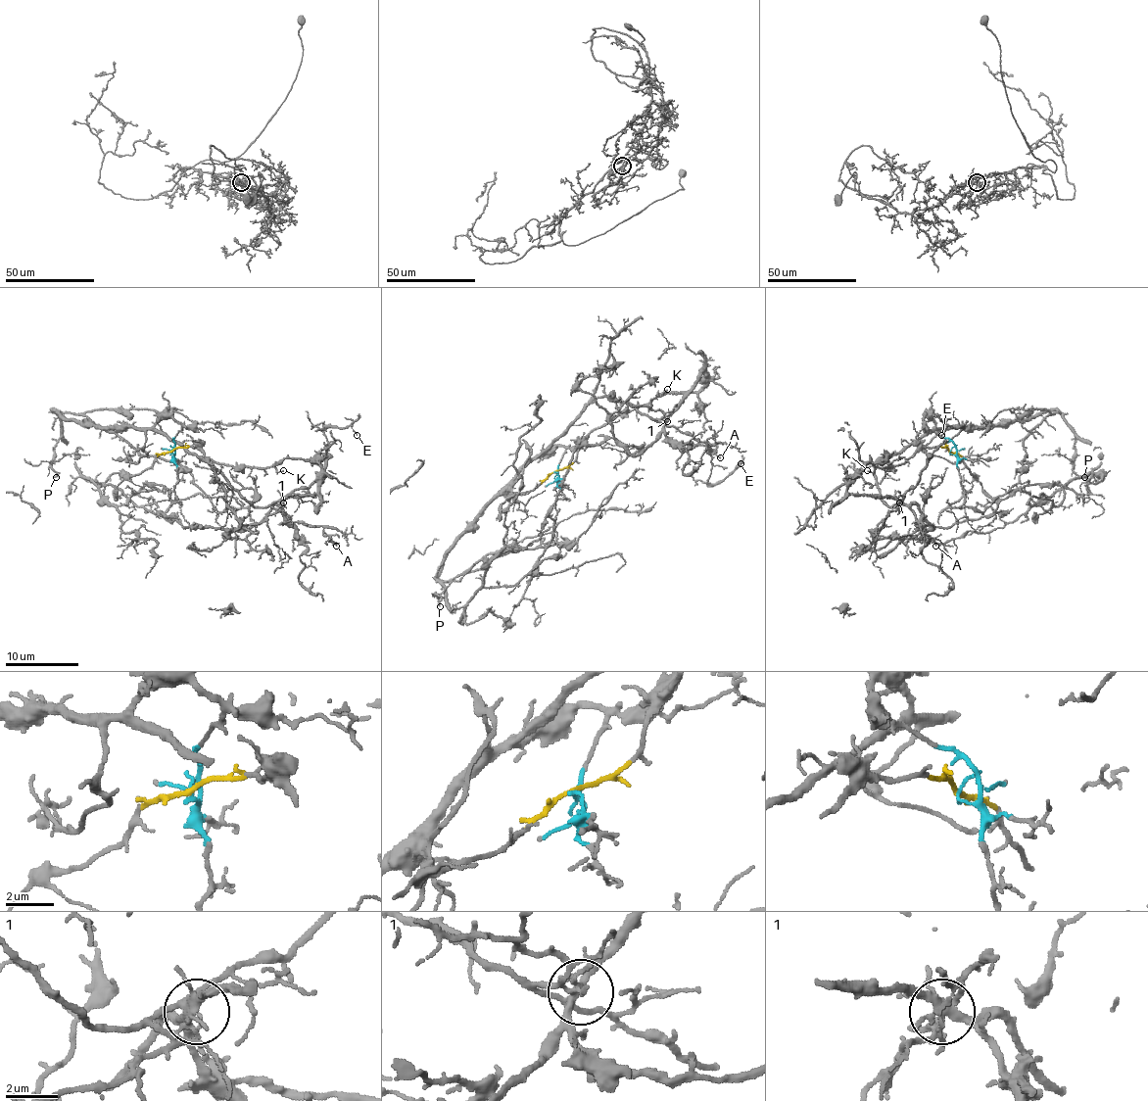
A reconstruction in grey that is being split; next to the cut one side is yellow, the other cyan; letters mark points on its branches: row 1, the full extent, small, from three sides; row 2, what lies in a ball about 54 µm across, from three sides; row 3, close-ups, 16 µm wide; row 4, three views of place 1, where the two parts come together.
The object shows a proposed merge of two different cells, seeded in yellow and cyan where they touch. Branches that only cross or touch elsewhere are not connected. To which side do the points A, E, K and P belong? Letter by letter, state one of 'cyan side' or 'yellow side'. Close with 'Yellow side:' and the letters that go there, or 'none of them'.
A: yellow side
E: cyan side
K: yellow side
P: cyan side
Yellow side: A, K

